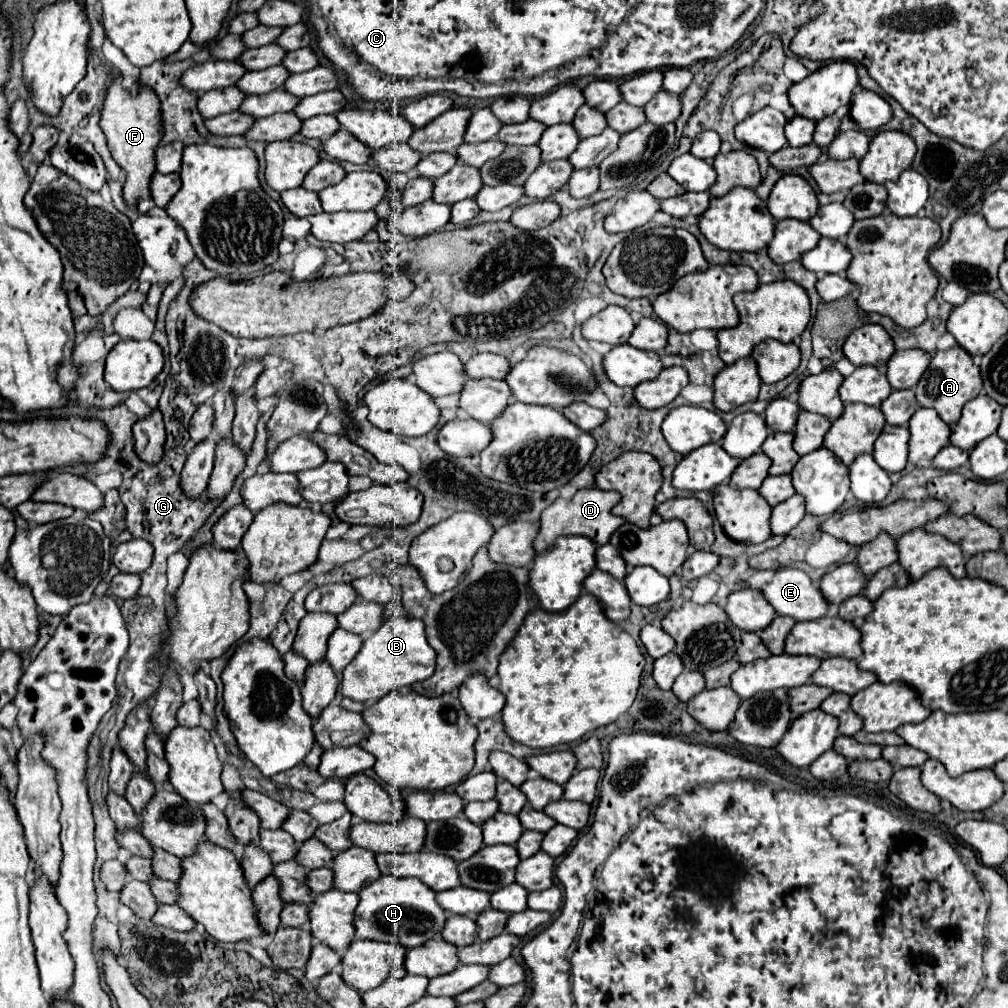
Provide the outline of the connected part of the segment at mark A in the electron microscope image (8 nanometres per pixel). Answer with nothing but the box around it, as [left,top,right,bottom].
[915,346,983,426]

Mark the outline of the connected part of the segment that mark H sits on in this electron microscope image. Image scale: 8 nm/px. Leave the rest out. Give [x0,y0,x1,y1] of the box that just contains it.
[355,876,447,948]

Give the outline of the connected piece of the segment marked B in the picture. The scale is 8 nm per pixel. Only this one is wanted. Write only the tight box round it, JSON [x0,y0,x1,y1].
[339,616,437,702]

